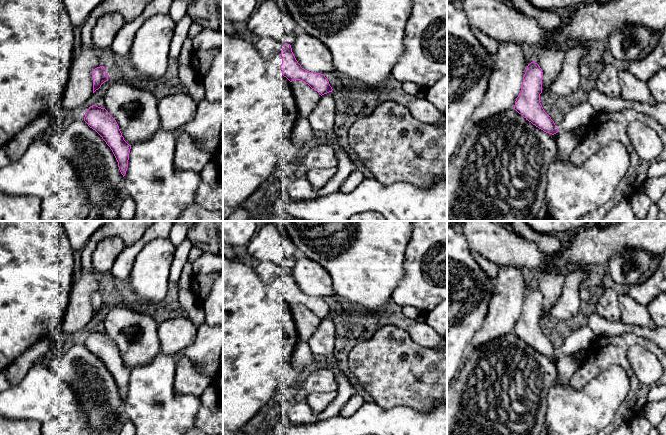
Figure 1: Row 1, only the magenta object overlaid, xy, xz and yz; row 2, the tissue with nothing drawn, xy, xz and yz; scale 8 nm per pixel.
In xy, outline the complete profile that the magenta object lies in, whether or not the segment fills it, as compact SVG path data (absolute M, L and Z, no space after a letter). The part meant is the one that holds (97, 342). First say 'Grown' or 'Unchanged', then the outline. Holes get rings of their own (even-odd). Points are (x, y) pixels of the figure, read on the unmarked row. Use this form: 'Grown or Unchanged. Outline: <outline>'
Unchanged. Outline: M92 329L87 334L84 345L110 371L118 386L119 394L124 401L128 392L131 369L124 364L116 344L105 332Z

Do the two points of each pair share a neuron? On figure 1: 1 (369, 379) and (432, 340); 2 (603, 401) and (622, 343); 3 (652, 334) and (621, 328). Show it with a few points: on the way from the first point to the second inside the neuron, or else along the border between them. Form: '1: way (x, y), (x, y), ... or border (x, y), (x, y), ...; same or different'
1: border (405, 330), (415, 342), (436, 349); different
2: border (595, 378), (609, 366), (619, 365), (630, 383); different
3: way (644, 332), (629, 329); same

